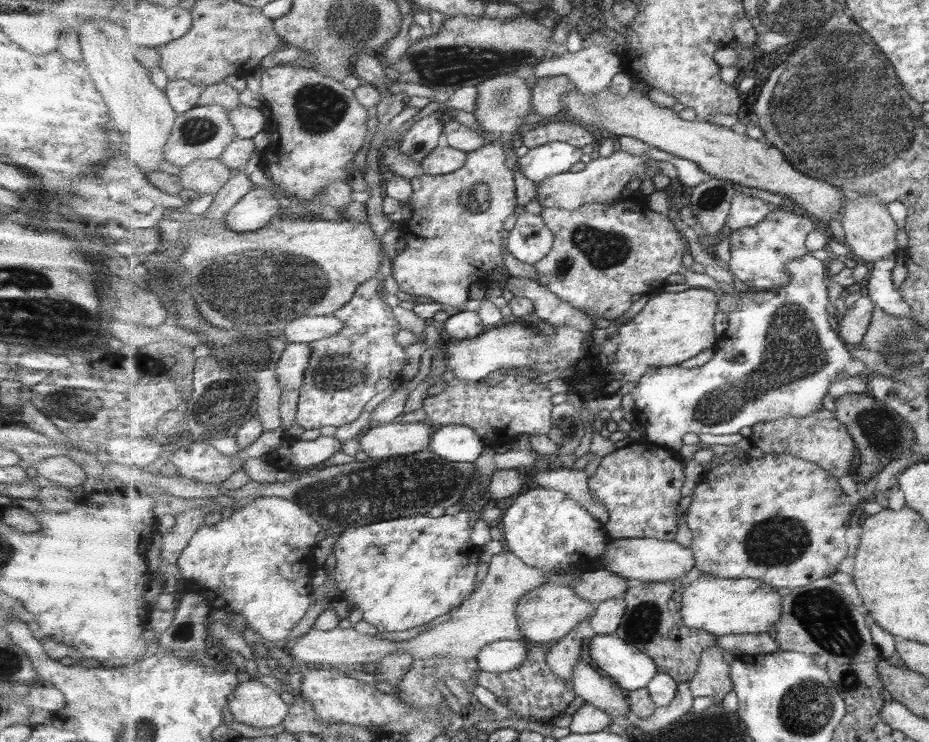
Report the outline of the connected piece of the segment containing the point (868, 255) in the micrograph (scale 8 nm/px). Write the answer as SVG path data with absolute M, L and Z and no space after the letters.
M866 194L856 200L847 199L843 205L841 223L845 230L845 244L860 262L873 266L877 261L895 258L900 249L897 247L897 230L899 225L879 196Z

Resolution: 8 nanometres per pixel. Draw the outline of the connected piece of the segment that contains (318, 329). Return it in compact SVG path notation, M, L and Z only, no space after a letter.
M336 314L331 315L301 315L297 317L284 331L288 343L313 343L325 337L339 334L345 323Z

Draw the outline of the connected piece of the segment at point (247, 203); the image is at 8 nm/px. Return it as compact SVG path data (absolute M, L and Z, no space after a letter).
M255 188L227 213L224 221L231 230L253 232L271 224L280 207L284 206L267 188Z

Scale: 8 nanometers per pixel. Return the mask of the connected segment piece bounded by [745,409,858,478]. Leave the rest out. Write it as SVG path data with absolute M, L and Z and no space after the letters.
M824 409L807 418L781 418L753 426L745 445L759 447L764 453L789 454L806 459L837 478L851 475L858 449L858 443L851 437L847 426L836 418L834 412Z

